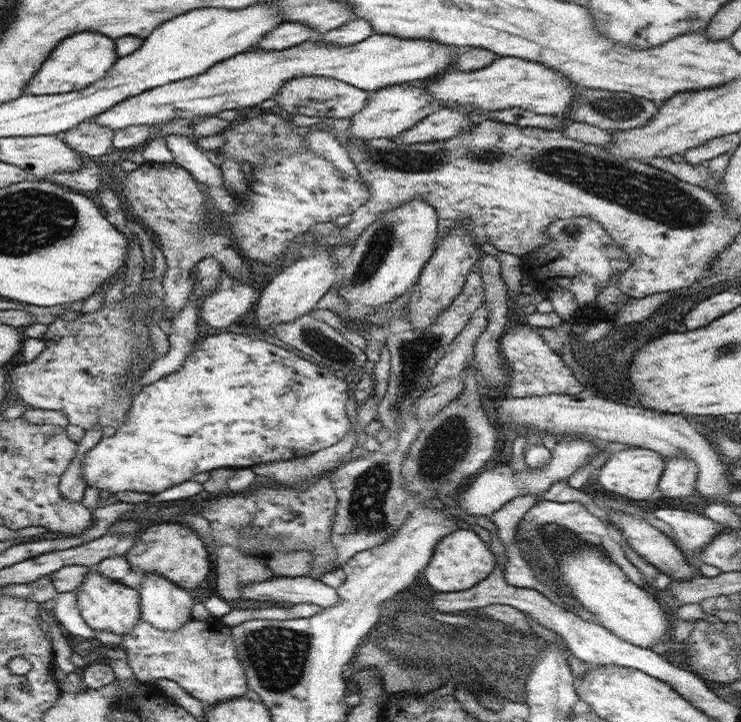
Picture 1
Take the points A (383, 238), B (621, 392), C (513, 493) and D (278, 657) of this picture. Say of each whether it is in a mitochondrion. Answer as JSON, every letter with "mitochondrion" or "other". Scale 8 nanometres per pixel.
{"A":"mitochondrion","B":"other","C":"other","D":"mitochondrion"}

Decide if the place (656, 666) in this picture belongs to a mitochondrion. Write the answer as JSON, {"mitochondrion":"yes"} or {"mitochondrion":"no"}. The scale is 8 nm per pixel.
{"mitochondrion":"no"}

